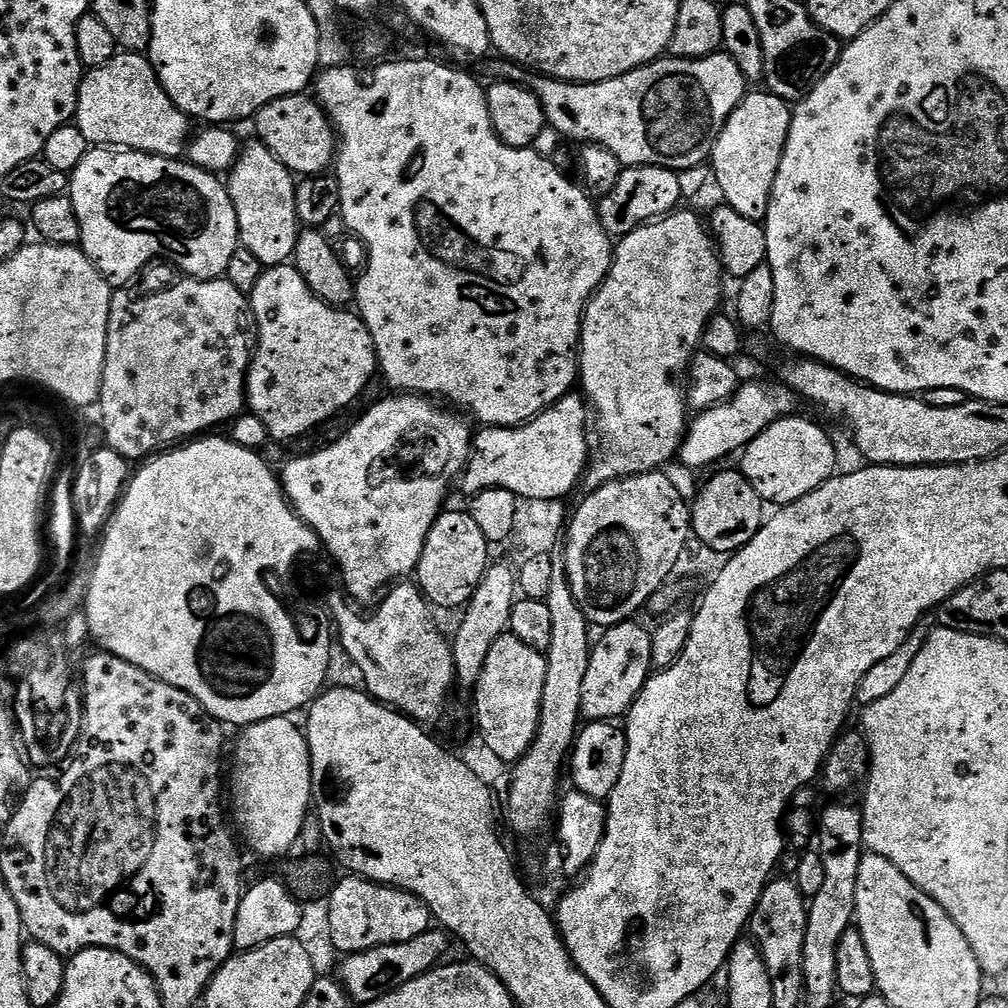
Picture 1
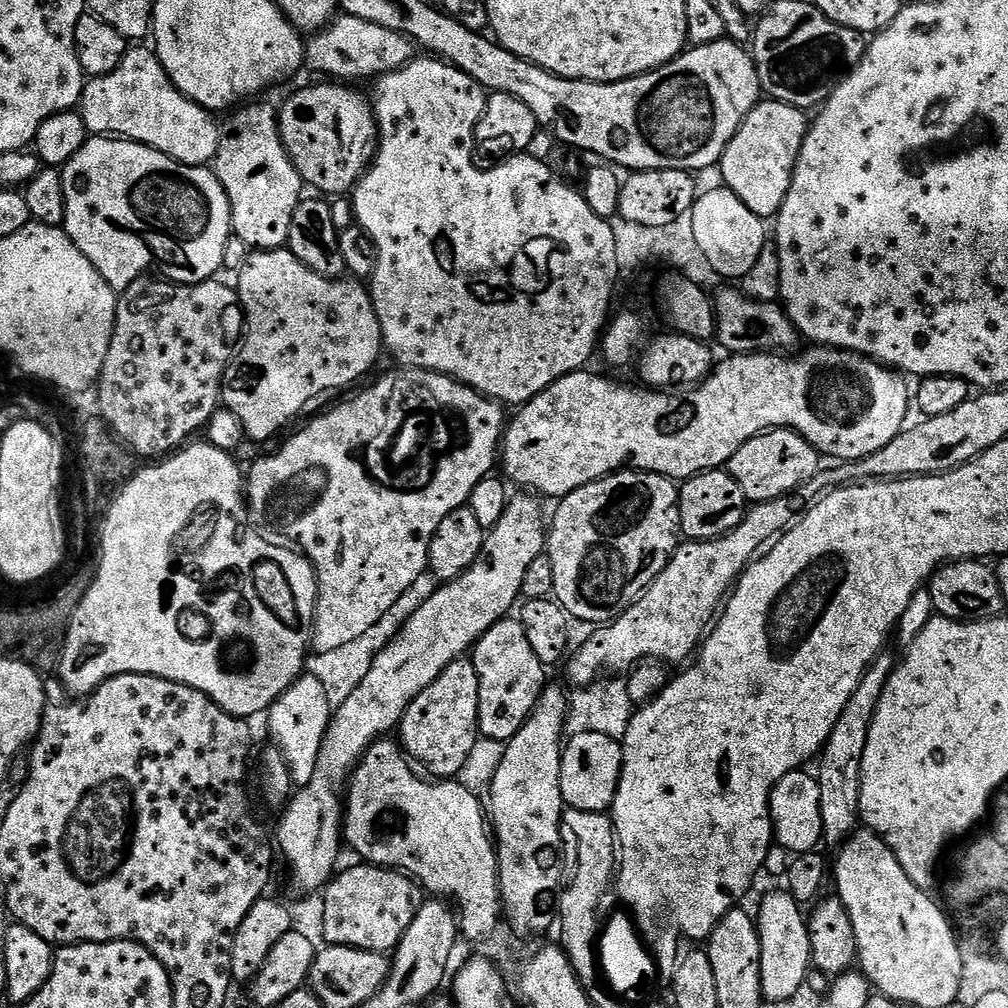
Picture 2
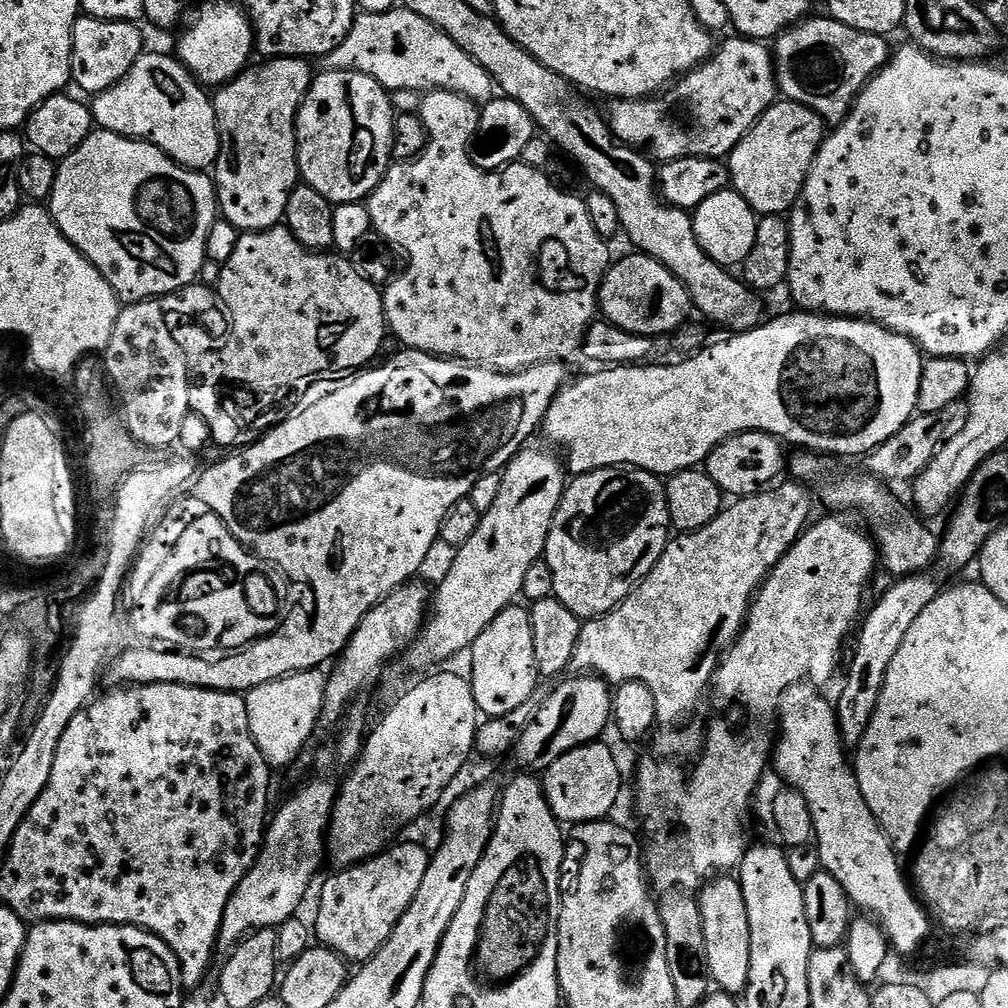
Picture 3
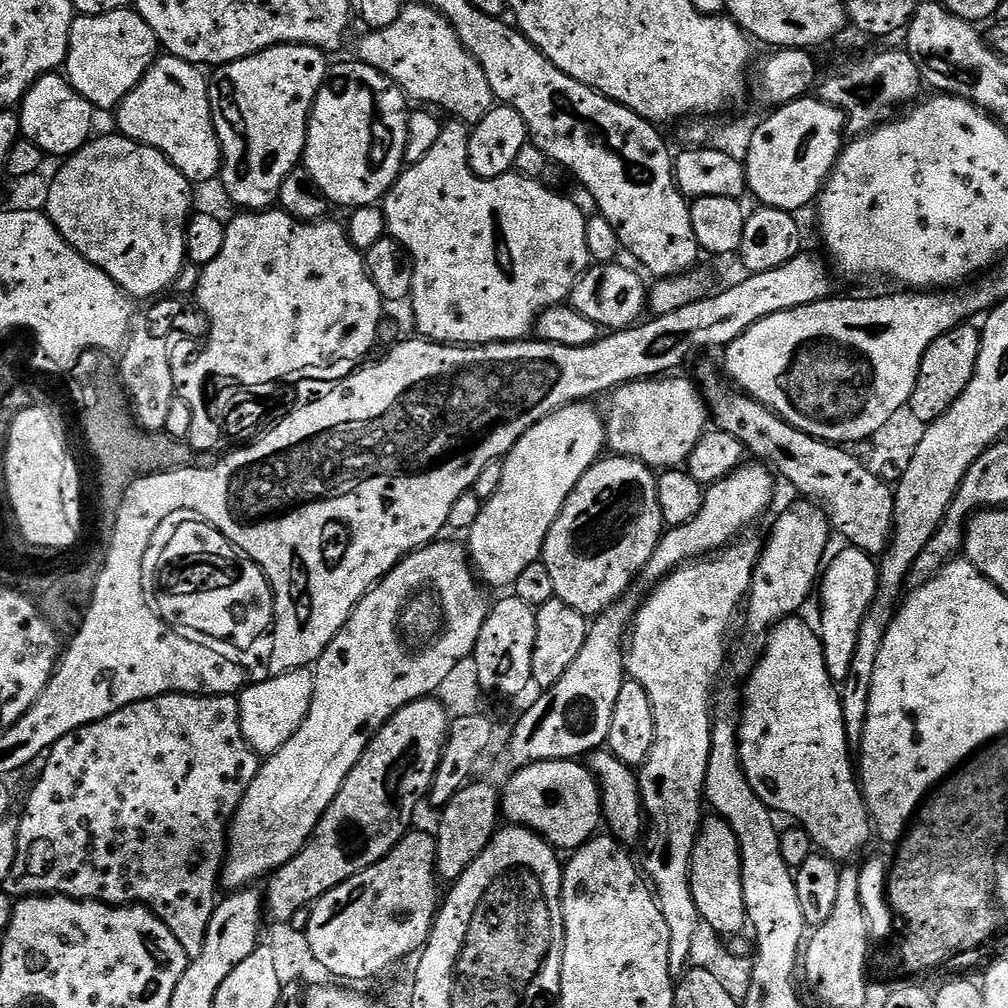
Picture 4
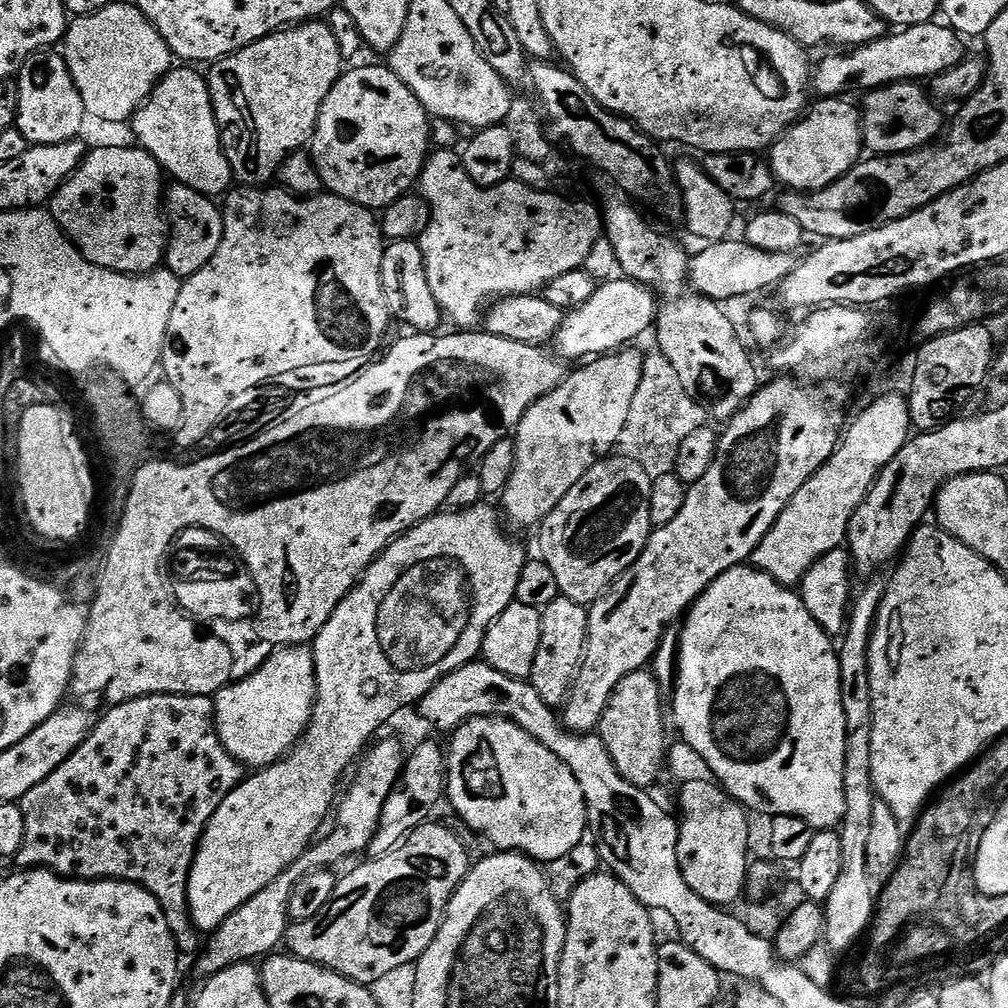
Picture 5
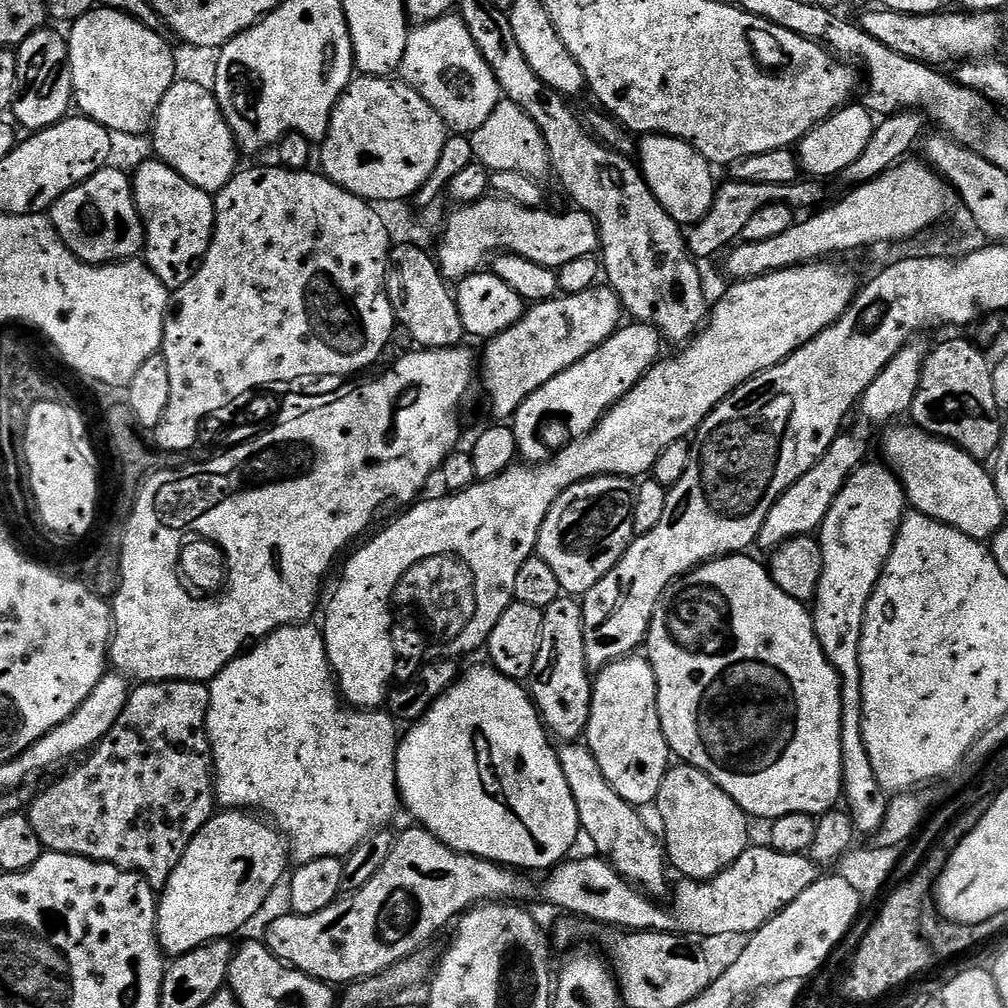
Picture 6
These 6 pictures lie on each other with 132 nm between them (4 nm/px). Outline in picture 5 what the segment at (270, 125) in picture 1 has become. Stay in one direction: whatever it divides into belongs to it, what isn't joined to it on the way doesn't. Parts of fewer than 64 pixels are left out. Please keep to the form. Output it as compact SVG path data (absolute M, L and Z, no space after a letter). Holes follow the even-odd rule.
M368 64L365 68L352 68L345 71L336 79L336 85L330 90L330 94L326 94L326 102L322 102L322 110L320 117L316 123L316 133L312 135L310 141L310 151L314 159L316 159L316 168L320 172L320 178L323 187L327 189L331 195L341 196L355 204L361 204L363 208L373 210L383 210L402 196L409 195L413 191L414 185L419 181L421 172L424 171L424 161L430 155L430 141L432 138L432 126L428 111L422 106L422 102L418 102L418 98L405 86L405 84L392 73L391 68L376 64Z

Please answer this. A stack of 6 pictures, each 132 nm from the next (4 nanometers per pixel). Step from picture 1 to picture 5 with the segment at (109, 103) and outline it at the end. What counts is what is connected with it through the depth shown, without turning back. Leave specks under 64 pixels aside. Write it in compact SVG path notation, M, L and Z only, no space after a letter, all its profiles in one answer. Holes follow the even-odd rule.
M188 66L173 67L132 116L130 127L136 135L135 143L145 148L173 181L190 186L204 196L220 198L233 187L232 167L220 141L220 127L212 109L207 79L191 70L196 71Z

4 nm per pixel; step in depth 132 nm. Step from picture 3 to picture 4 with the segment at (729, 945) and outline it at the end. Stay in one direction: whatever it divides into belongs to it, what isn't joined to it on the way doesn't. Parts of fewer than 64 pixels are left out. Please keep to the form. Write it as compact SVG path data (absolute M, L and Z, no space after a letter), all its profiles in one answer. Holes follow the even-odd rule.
M715 814L709 815L700 825L692 855L692 893L701 921L714 926L720 937L732 938L743 933L740 931L746 928L748 911L744 909L738 838L732 827Z

